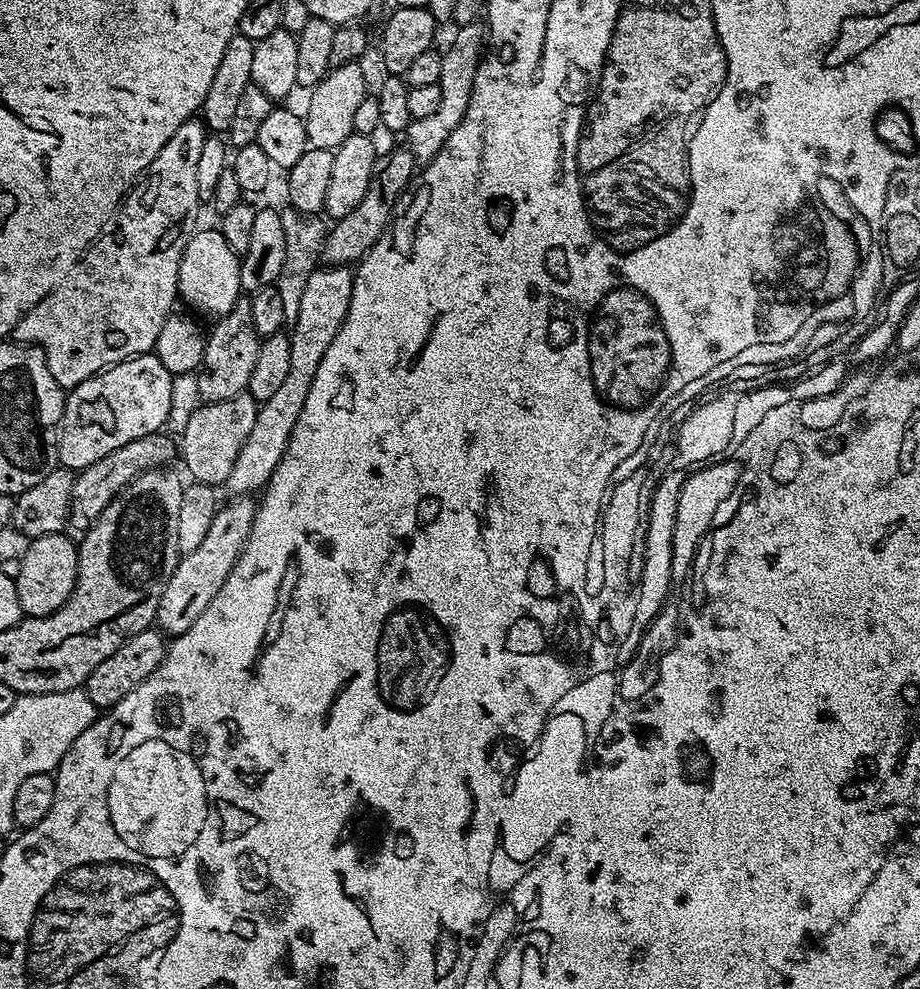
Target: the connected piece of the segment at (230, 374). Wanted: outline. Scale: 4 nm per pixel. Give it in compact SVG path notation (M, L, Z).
M241 298L230 310L230 314L219 317L216 324L207 333L204 341L204 362L195 373L198 380L198 391L205 404L226 402L226 398L234 398L245 391L250 382L250 374L254 370L254 362L258 362L258 350L261 337L254 330L254 318L250 318L250 299Z

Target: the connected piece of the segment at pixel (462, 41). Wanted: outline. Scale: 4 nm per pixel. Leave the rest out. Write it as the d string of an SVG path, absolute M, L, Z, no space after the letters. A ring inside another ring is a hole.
M483 23L461 24L455 30L457 32L452 45L443 49L442 78L439 83L442 103L427 118L413 119L406 133L406 147L420 166L429 164L436 157L446 138L450 138L450 134L458 130L458 122L466 118L466 106L470 106L474 90L474 74L478 74L478 66L486 51L486 28Z

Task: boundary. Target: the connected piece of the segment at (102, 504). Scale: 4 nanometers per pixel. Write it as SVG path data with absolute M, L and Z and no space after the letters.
M164 434L138 438L118 450L114 454L106 454L98 462L90 466L79 469L74 490L72 491L72 512L75 515L85 516L88 522L96 520L106 510L108 503L116 497L132 480L137 480L144 472L149 472L152 468L162 468L171 465L174 460L174 444L164 437Z

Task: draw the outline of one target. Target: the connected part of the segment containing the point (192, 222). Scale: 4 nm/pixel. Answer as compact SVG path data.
M199 119L182 122L182 126L174 130L174 138L158 150L158 158L150 162L148 171L132 185L111 227L100 233L92 247L72 267L69 276L16 324L15 339L42 349L46 366L50 366L50 374L54 374L54 382L58 382L60 388L74 389L105 368L155 349L158 330L162 330L169 316L173 315L172 303L178 300L176 287L182 250L186 250L186 242L198 227L196 215L202 207L198 194L198 157L202 154L205 135L205 125Z

